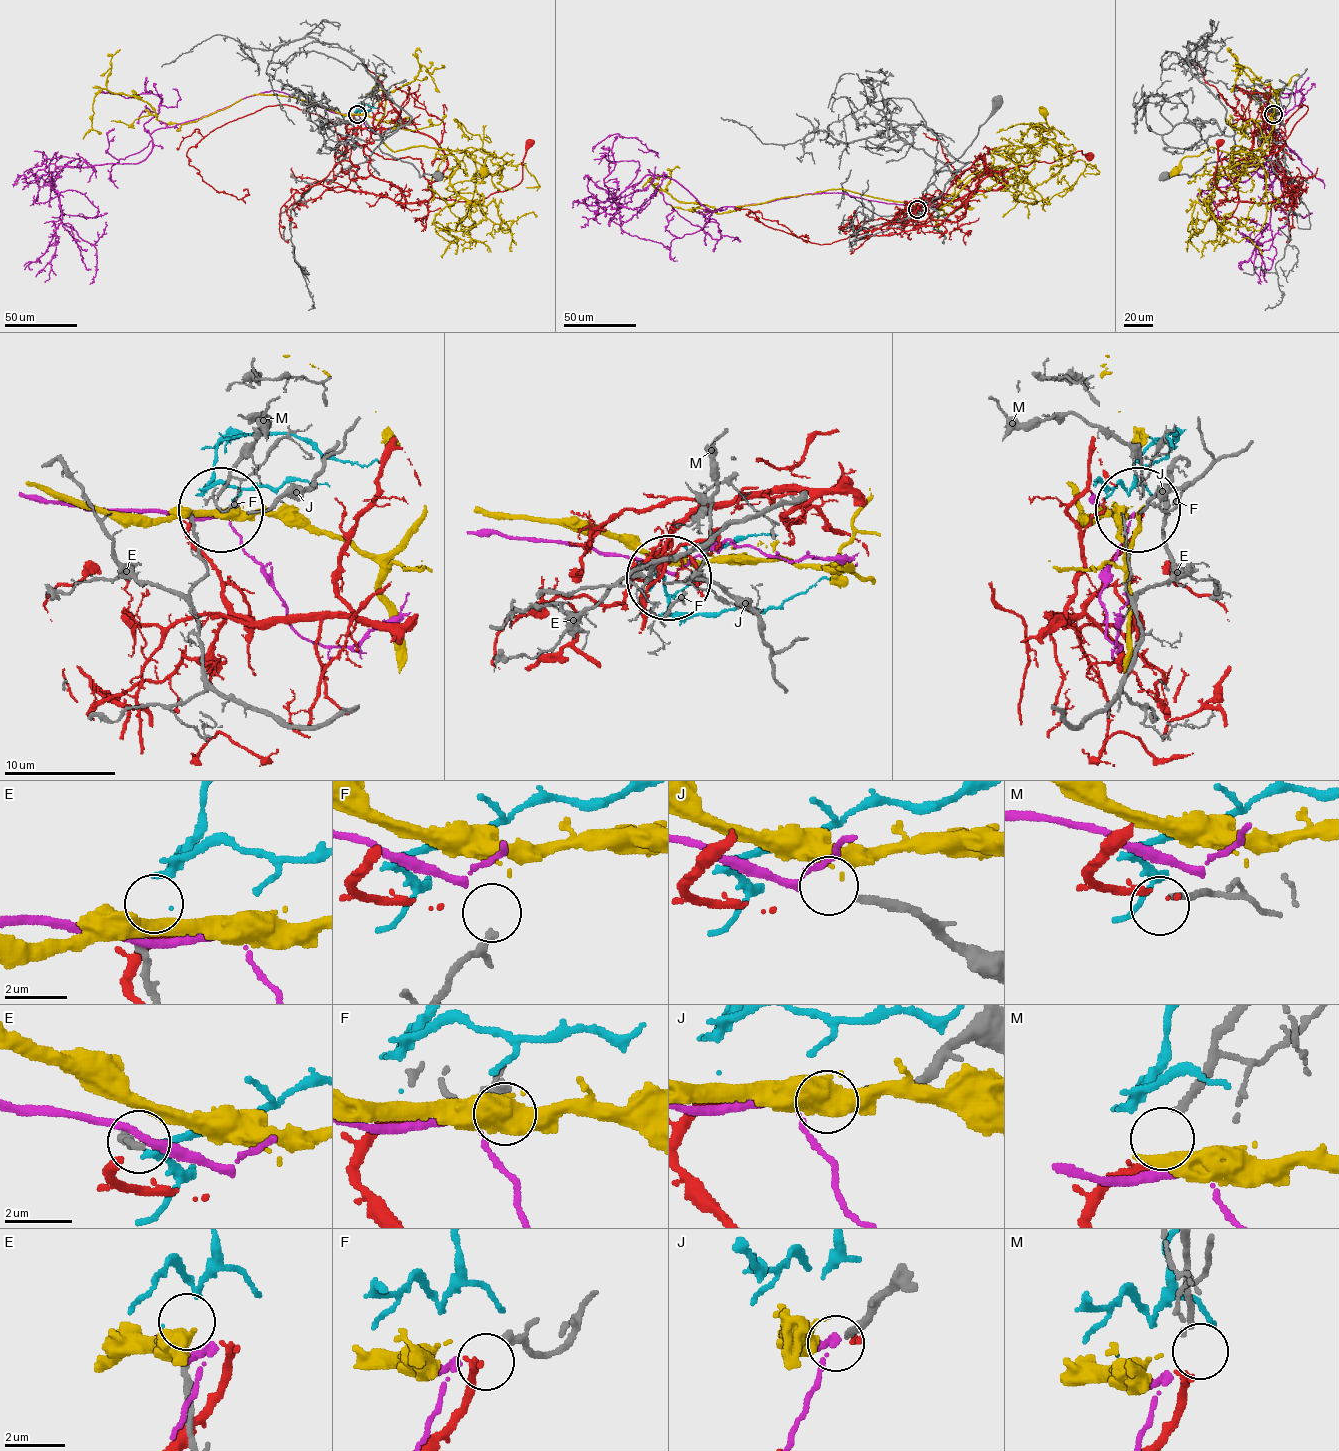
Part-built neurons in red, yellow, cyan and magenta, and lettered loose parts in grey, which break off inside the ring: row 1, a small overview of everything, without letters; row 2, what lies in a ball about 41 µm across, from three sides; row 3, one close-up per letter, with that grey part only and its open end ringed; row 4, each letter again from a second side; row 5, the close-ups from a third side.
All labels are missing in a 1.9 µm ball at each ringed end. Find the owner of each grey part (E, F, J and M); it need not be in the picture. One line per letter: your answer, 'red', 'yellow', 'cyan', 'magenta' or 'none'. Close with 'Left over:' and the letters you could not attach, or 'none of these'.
E: cyan
F: none
J: magenta
M: red
Left over: F

